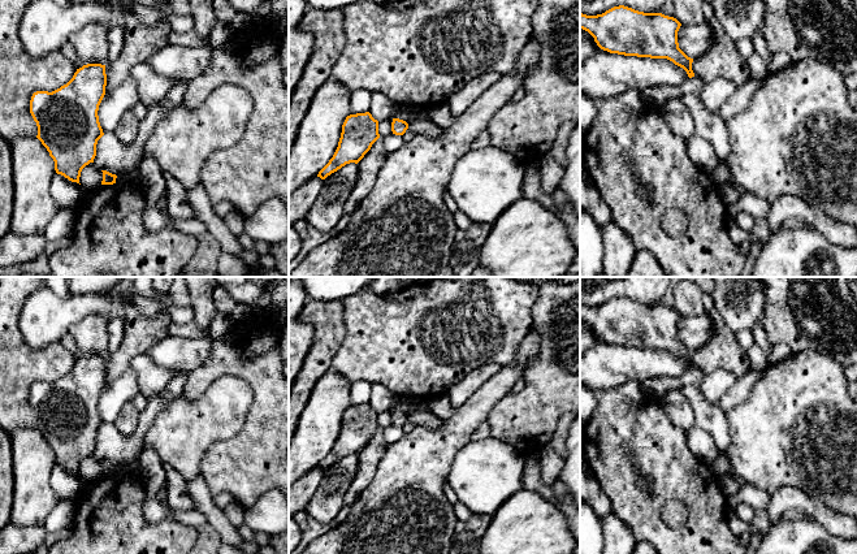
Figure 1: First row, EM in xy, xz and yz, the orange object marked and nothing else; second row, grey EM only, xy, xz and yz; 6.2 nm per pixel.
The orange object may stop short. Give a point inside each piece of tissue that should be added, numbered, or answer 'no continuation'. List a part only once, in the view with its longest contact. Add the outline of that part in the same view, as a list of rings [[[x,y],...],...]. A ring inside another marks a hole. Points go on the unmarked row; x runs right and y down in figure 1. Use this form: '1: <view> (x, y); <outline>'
no continuation

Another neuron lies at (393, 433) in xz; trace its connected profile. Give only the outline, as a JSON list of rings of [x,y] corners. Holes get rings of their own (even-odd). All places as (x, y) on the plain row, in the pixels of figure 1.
[[[391,425],[391,427],[384,429],[384,436],[385,436],[386,443],[393,445],[404,436],[404,432],[403,432],[402,427]]]

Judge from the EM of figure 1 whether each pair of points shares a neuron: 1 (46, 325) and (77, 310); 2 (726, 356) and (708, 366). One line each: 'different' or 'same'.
1: same
2: same

